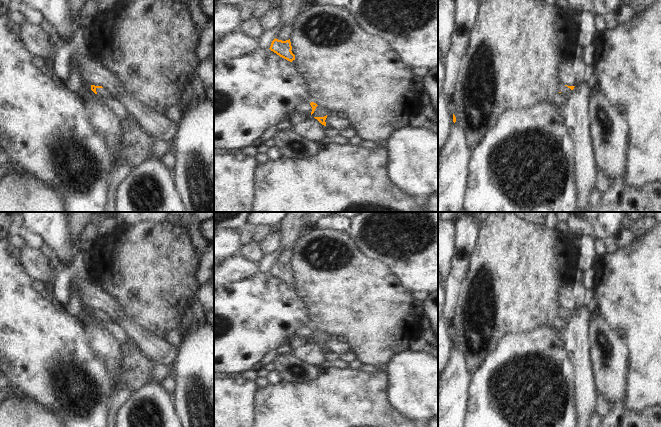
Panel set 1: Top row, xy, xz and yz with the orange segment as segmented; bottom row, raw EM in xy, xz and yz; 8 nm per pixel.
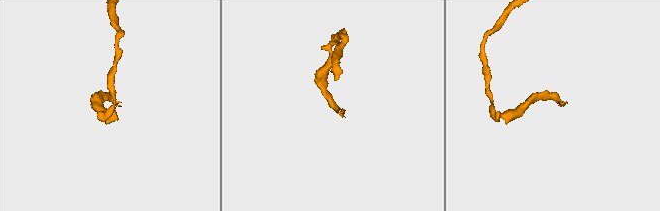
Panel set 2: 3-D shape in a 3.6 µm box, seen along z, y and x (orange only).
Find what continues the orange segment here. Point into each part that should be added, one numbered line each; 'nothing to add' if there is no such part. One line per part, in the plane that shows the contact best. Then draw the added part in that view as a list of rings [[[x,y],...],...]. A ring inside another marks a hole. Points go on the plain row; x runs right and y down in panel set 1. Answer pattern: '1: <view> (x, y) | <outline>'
1: xy (103, 316) | [[[96,312],[97,319],[103,321],[104,323],[113,322],[112,317],[107,312]]]

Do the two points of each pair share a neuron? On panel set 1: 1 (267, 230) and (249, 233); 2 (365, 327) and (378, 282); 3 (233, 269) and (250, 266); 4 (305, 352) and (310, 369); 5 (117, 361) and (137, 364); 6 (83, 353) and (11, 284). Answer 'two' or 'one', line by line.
1: one
2: one
3: one
4: two
5: two
6: one

